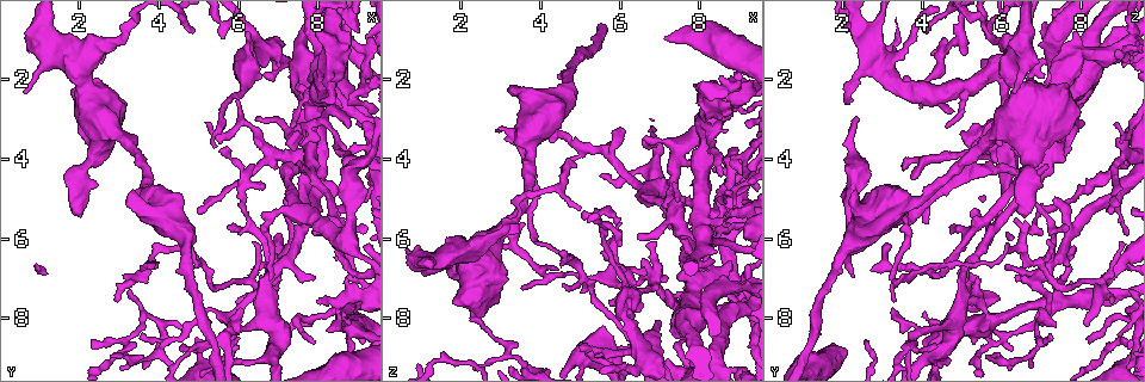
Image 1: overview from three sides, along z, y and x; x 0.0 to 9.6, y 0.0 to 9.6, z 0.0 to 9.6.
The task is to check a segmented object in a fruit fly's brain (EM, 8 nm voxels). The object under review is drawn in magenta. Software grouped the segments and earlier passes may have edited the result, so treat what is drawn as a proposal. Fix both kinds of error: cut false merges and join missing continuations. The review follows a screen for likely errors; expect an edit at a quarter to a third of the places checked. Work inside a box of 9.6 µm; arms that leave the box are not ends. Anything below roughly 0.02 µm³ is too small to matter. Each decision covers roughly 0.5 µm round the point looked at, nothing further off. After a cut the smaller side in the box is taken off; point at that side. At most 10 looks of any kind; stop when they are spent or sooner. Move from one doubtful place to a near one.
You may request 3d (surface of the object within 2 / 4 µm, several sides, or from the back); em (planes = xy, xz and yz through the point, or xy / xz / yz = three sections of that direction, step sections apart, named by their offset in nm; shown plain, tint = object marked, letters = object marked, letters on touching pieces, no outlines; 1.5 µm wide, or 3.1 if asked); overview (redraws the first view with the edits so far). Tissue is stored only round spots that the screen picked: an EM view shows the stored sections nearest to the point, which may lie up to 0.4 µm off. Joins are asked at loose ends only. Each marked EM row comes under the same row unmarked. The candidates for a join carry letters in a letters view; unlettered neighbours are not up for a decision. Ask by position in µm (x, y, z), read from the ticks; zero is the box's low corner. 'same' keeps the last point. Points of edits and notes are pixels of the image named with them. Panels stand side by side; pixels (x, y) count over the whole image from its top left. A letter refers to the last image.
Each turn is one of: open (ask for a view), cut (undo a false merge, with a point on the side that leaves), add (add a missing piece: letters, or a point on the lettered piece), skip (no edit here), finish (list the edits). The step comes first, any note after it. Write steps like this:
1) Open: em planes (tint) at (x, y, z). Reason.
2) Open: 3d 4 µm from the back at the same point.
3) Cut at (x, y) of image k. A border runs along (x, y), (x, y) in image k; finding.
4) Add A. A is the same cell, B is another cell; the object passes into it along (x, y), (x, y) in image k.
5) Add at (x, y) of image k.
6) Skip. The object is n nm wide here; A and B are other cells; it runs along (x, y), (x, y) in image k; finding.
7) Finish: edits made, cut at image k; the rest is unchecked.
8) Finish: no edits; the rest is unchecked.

Open: em planes (tint) at (3.55, 8.35, 7.25). Thin end.

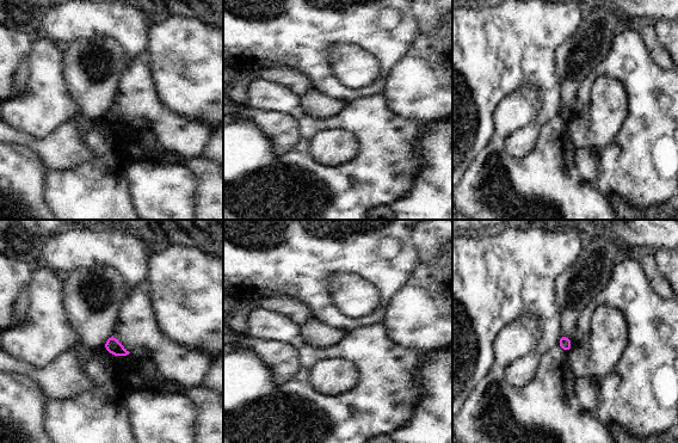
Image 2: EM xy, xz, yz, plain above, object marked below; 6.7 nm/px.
Open: em planes (letters) at the same point. What lies round it.

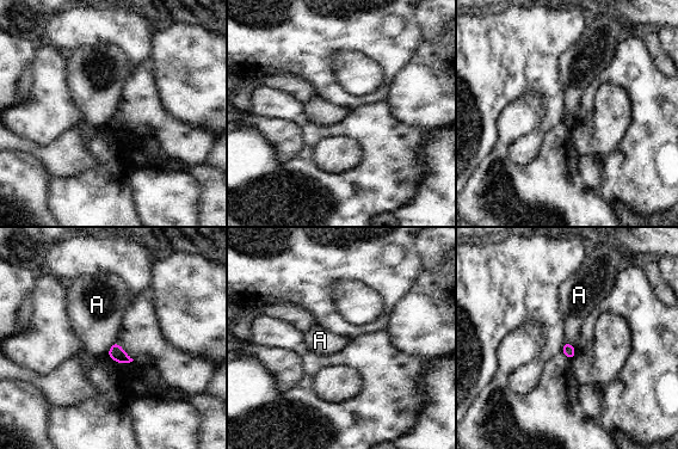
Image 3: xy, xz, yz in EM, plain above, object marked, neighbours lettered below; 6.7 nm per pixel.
Skip. The longest contact is with A, 110 nm; A is another cell; a border runs along (115, 342), (106, 354) in image 3; no lettered piece goes on from it.

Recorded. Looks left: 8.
Open: em planes (tint) at (2.80, 8.95, 5.75). Tapers out.

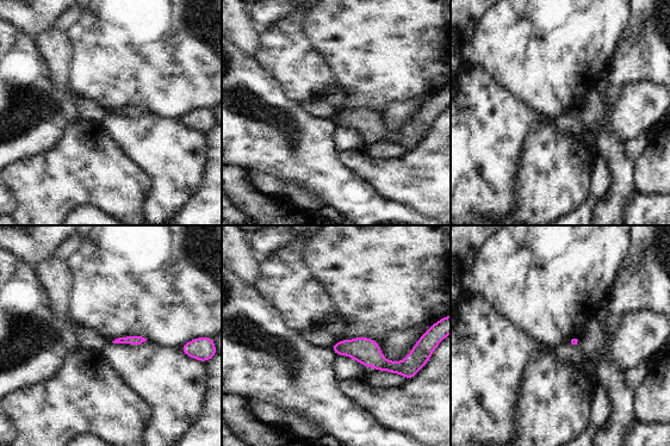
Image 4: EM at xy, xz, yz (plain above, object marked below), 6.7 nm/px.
Open: em planes (letters) at the same point. See the neighbours.

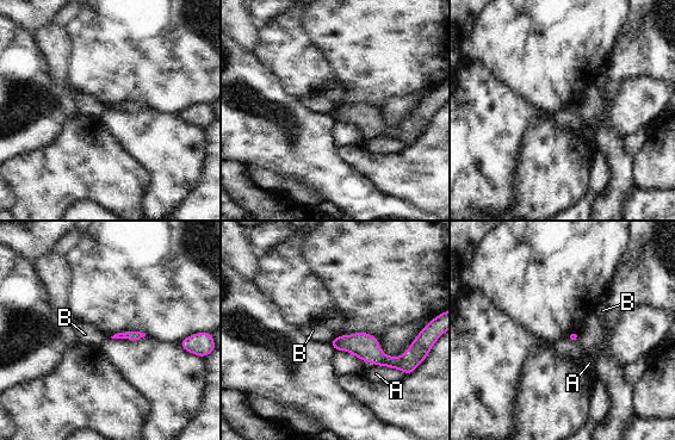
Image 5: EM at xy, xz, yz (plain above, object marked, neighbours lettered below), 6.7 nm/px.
Skip. A and B are other cells; no lettered piece goes on from it.

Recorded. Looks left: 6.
Open: 3d 2 µm at (5.00, 5.35, 8.75). Free end.

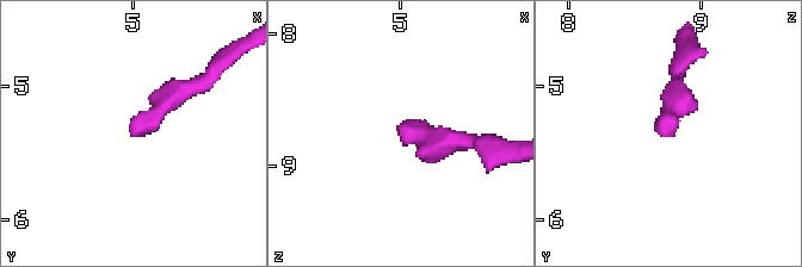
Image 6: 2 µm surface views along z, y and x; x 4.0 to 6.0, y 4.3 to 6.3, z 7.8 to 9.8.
Open: em planes (letters) at (4.98, 5.36, 8.70). Need the tissue.

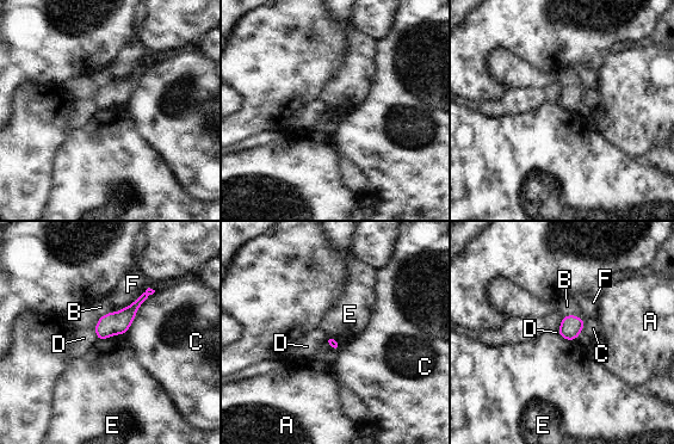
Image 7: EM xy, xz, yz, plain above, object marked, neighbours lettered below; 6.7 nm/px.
Skip. A, B, C, D, E and F are other cells; a border runs along (125, 333), (116, 333), (98, 340) in image 7; none of them fits.

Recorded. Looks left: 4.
Open: 3d 4 µm at (7.45, 3.35, 5.50). Calibre changes.

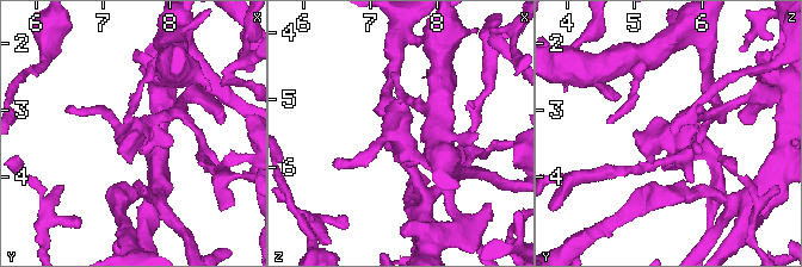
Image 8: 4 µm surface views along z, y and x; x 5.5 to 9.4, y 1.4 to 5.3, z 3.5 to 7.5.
Open: em planes (letters) at (7.40, 3.35, 5.50).

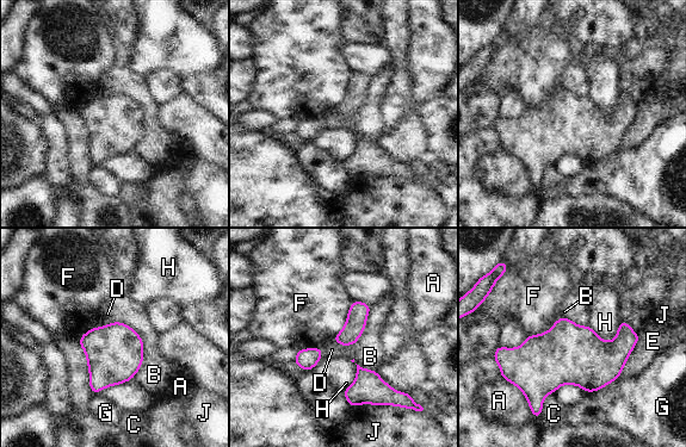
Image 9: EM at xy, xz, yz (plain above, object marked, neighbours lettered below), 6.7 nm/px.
Skip. The object is 380 nm wide here; A, B, C, D, E, F, G, H and J are other cells; a border runs along (353, 300), (344, 327), (331, 340) in image 9; one neuron here.

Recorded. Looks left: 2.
Finish: no edits; the rest is unchecked.

